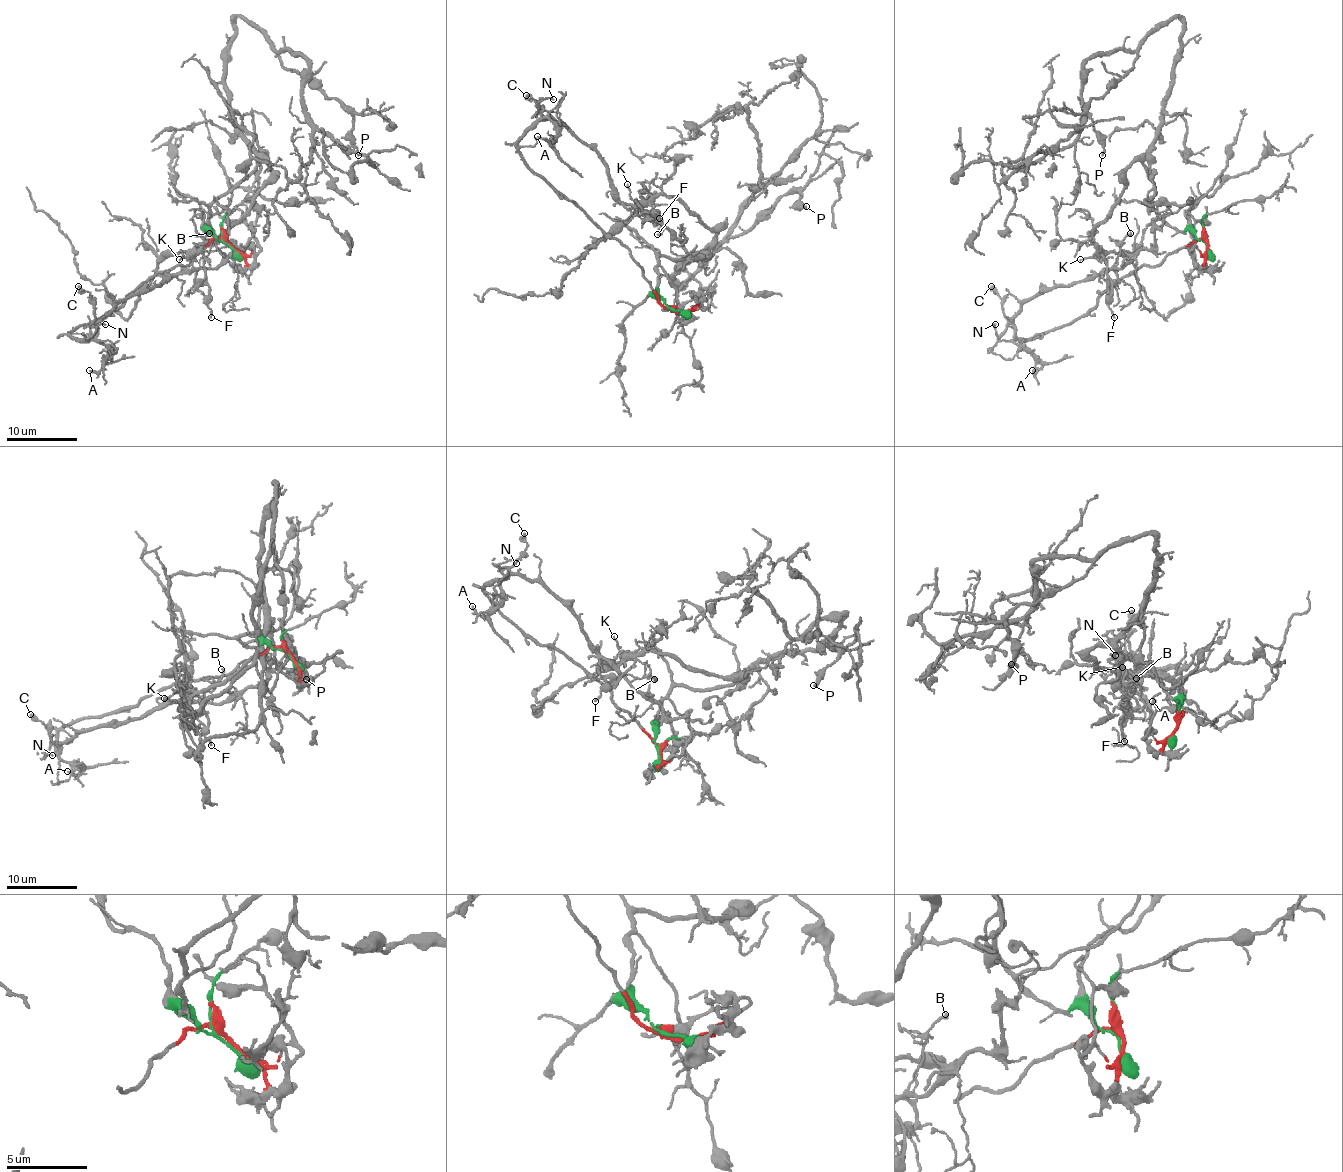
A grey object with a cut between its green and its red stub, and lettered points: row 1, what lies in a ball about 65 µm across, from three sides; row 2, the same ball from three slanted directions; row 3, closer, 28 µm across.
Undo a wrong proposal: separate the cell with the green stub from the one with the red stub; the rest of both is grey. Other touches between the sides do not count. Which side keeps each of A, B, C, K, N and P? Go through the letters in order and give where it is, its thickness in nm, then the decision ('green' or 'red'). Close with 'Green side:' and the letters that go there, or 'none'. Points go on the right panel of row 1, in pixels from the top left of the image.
A: (1032, 370) | 170 nm | red
B: (1130, 233) | 180 nm | red
C: (991, 286) | 190 nm | red
K: (1080, 259) | 120 nm | red
N: (995, 324) | 80 nm | red
P: (1102, 155) | 140 nm | green
Green side: P

